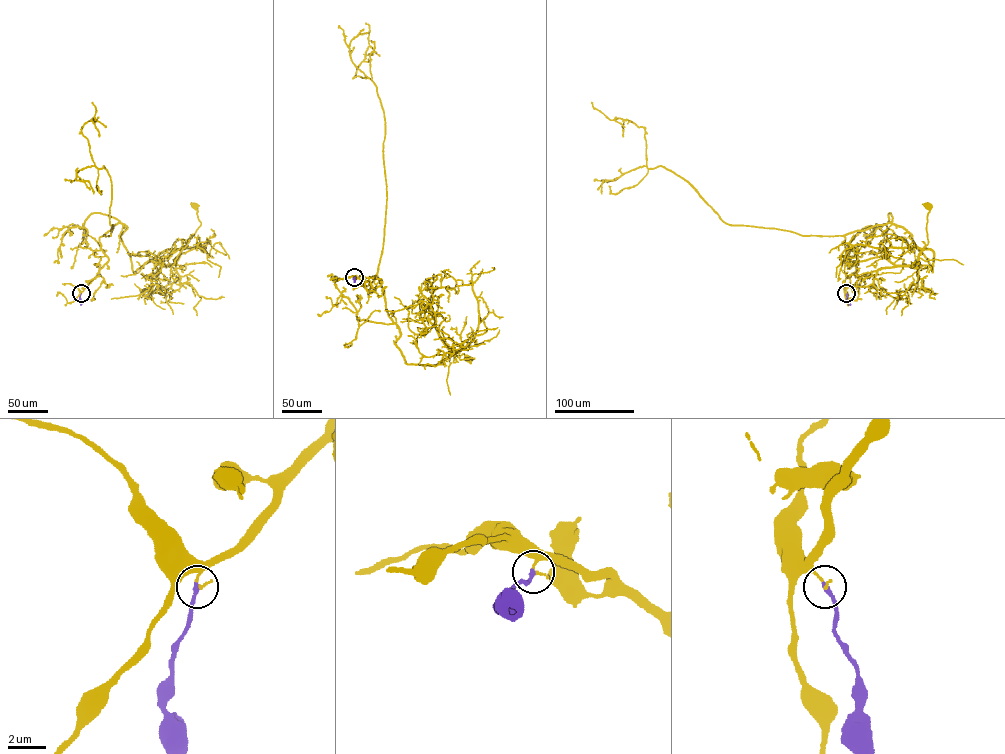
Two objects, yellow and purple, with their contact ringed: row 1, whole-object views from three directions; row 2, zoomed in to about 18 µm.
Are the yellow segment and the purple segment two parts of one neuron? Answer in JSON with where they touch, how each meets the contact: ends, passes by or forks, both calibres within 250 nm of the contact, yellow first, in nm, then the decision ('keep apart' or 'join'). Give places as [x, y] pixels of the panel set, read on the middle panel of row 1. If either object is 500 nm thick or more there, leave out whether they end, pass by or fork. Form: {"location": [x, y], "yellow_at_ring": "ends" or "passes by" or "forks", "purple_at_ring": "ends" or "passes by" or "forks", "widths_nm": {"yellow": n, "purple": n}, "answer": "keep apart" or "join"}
{"location": [354, 277], "yellow_at_ring": "ends", "purple_at_ring": "ends", "widths_nm": {"yellow": 140, "purple": 240}, "answer": "join"}

